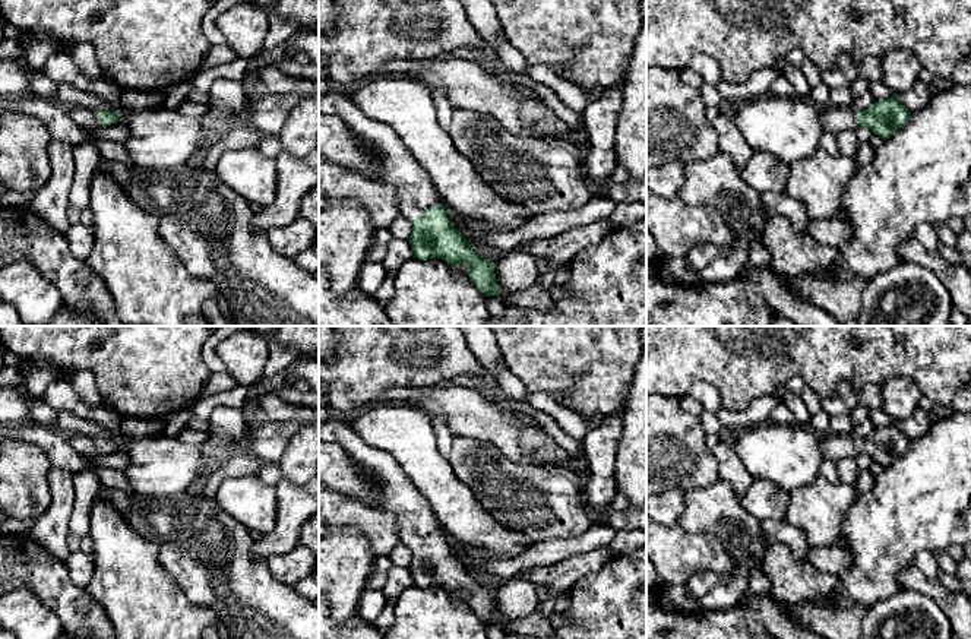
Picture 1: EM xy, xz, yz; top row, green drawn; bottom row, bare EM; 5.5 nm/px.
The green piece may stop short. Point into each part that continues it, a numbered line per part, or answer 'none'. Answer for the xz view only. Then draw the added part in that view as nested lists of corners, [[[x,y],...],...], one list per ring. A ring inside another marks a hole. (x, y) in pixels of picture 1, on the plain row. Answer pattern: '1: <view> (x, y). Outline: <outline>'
1: xz (416, 519). Outline: [[[332,412],[319,427],[319,439],[339,443],[364,475],[380,480],[376,488],[379,503],[374,507],[395,515],[402,544],[415,547],[426,537],[443,532],[431,506],[408,481],[395,459],[363,442],[350,428],[345,417]]]

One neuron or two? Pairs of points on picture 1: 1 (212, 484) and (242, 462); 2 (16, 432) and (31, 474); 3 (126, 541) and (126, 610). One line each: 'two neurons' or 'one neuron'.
1: one neuron
2: two neurons
3: one neuron

